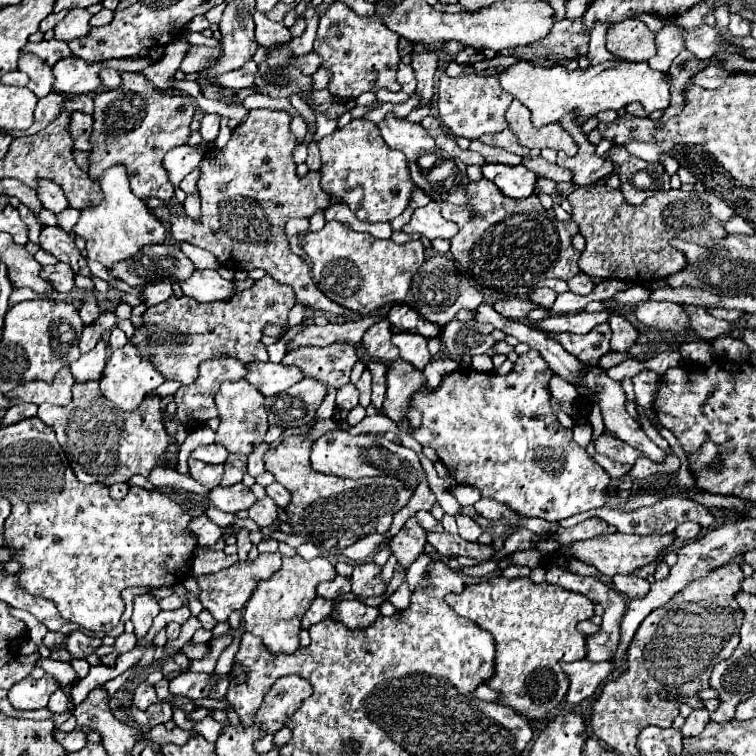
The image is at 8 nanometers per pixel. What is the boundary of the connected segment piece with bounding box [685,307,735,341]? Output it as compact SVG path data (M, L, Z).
M685 307L685 311L689 311L689 319L691 319L691 329L695 331L695 335L699 339L707 339L713 341L721 335L729 335L735 327L729 321L717 319L713 317L709 311L699 309L699 307Z

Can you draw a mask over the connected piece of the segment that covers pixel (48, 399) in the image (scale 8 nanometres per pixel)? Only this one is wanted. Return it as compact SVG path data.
M67 367L57 373L57 377L47 383L47 381L31 381L19 387L19 391L7 395L15 403L53 403L53 405L69 405L71 403L71 387L75 385L75 379Z

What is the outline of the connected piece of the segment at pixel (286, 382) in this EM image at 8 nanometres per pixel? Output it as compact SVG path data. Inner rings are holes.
M249 363L247 365L247 377L245 377L255 389L259 389L265 397L277 395L279 391L285 391L291 387L291 383L297 383L303 379L303 373L297 367L285 367L281 363Z

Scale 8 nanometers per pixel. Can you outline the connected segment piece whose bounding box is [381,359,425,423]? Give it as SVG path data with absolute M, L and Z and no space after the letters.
M395 359L387 363L387 393L381 413L399 423L399 419L403 419L403 403L407 403L407 395L411 395L411 391L415 391L415 387L423 381L423 373L413 371L407 361Z

